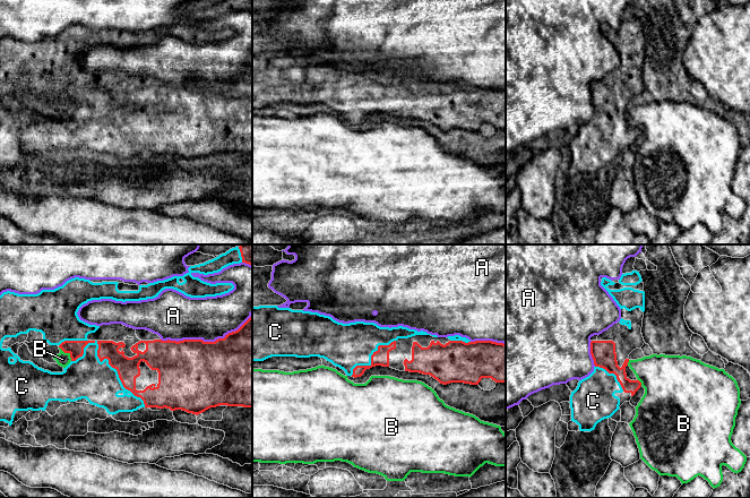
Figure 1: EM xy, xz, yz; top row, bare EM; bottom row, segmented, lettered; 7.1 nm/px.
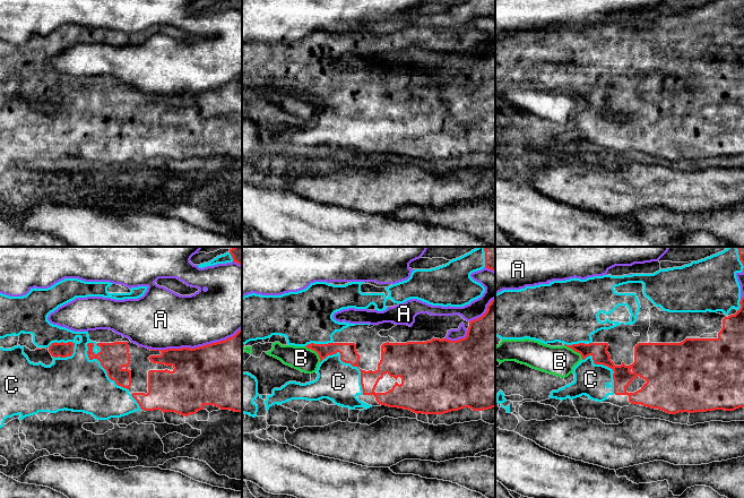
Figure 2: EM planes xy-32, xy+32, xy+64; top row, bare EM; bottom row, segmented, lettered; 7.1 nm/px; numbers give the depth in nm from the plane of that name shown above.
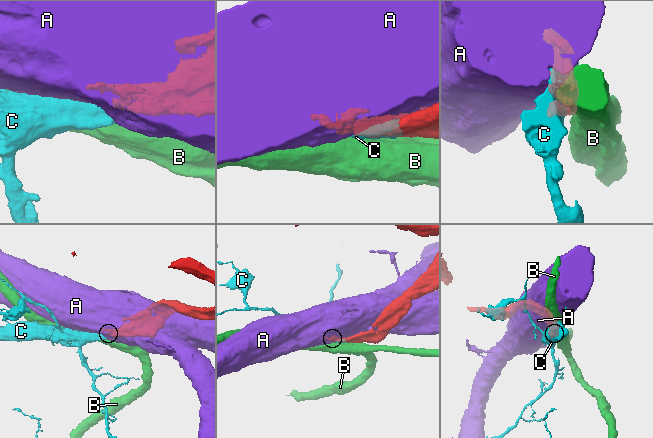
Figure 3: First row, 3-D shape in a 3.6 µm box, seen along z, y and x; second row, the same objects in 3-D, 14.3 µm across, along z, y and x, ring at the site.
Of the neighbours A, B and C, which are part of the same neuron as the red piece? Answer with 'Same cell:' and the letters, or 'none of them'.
Same cell: C

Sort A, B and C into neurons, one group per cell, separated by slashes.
A / B / C

